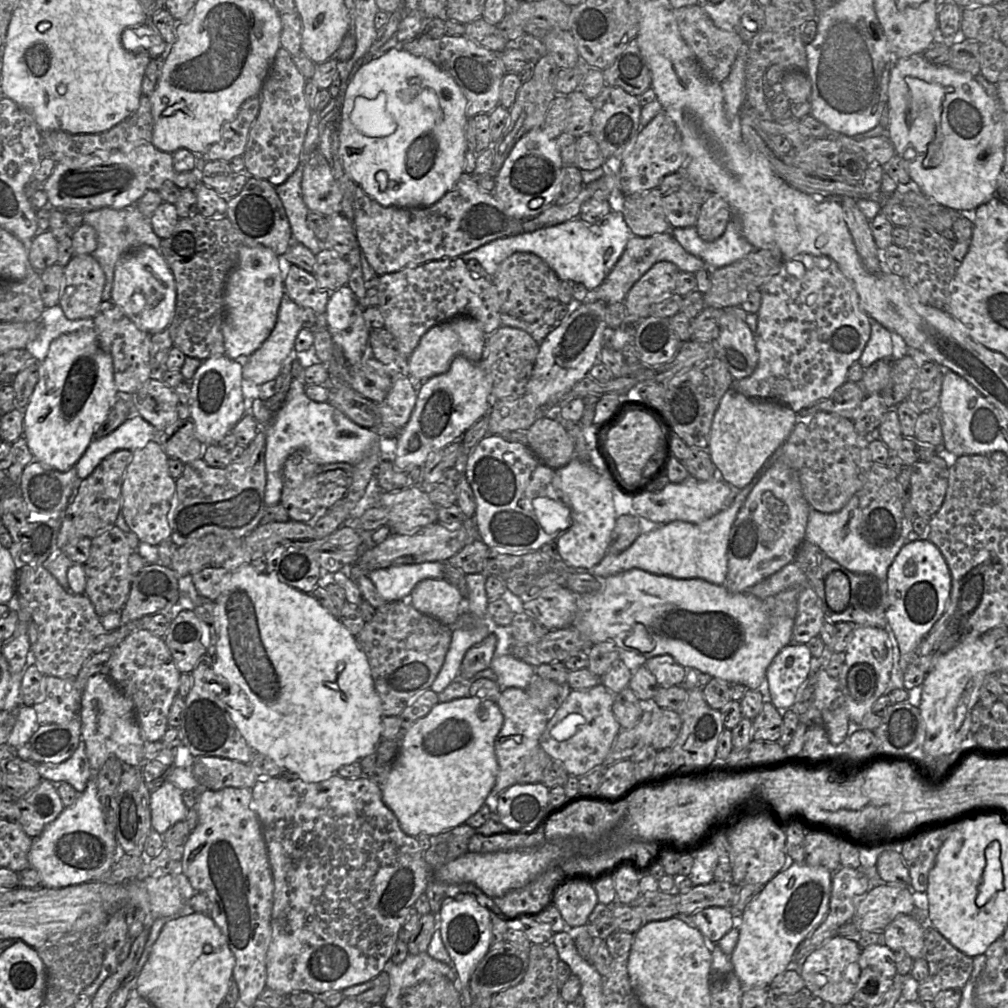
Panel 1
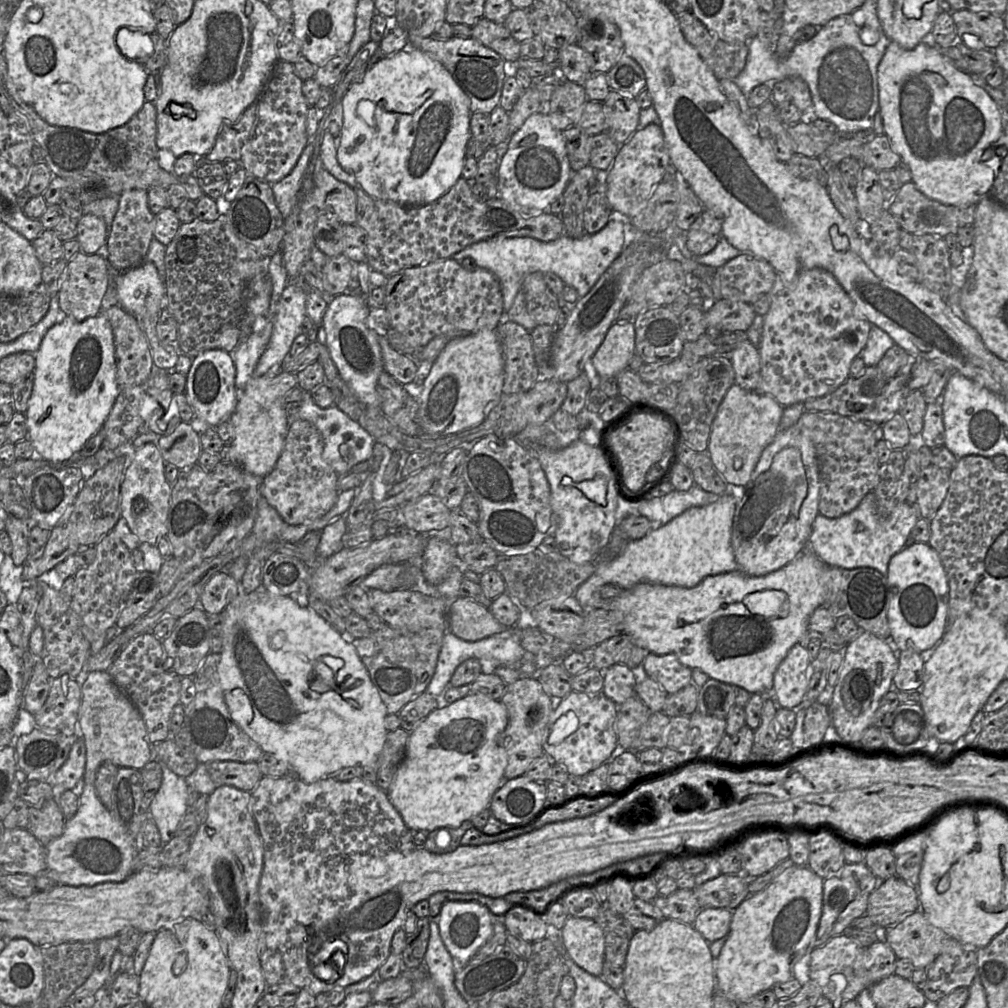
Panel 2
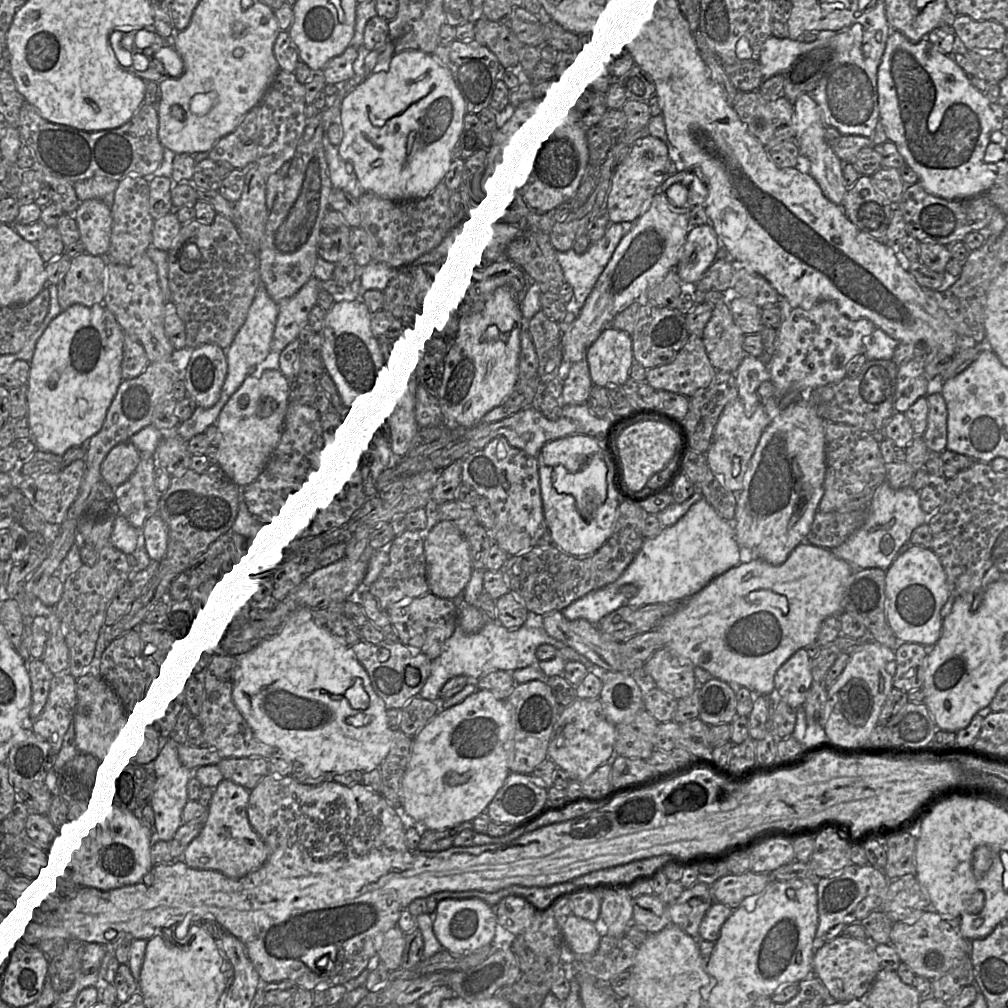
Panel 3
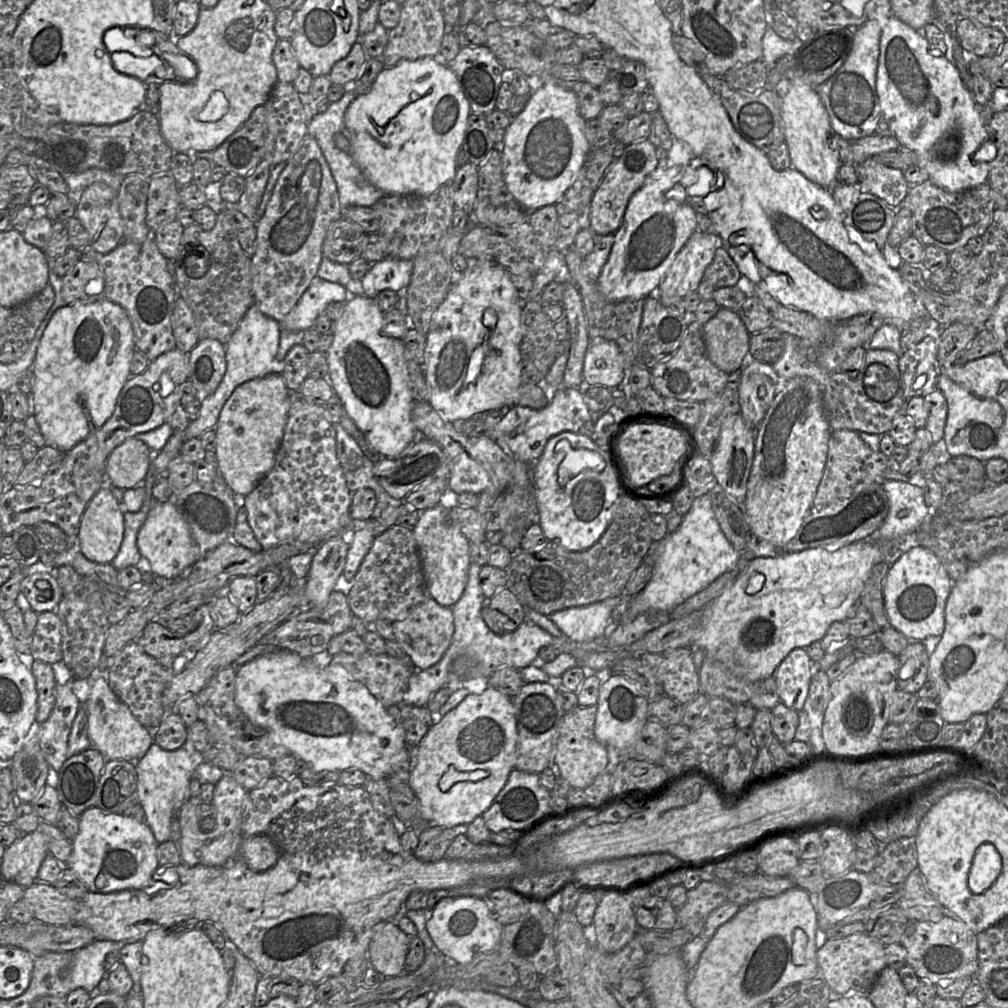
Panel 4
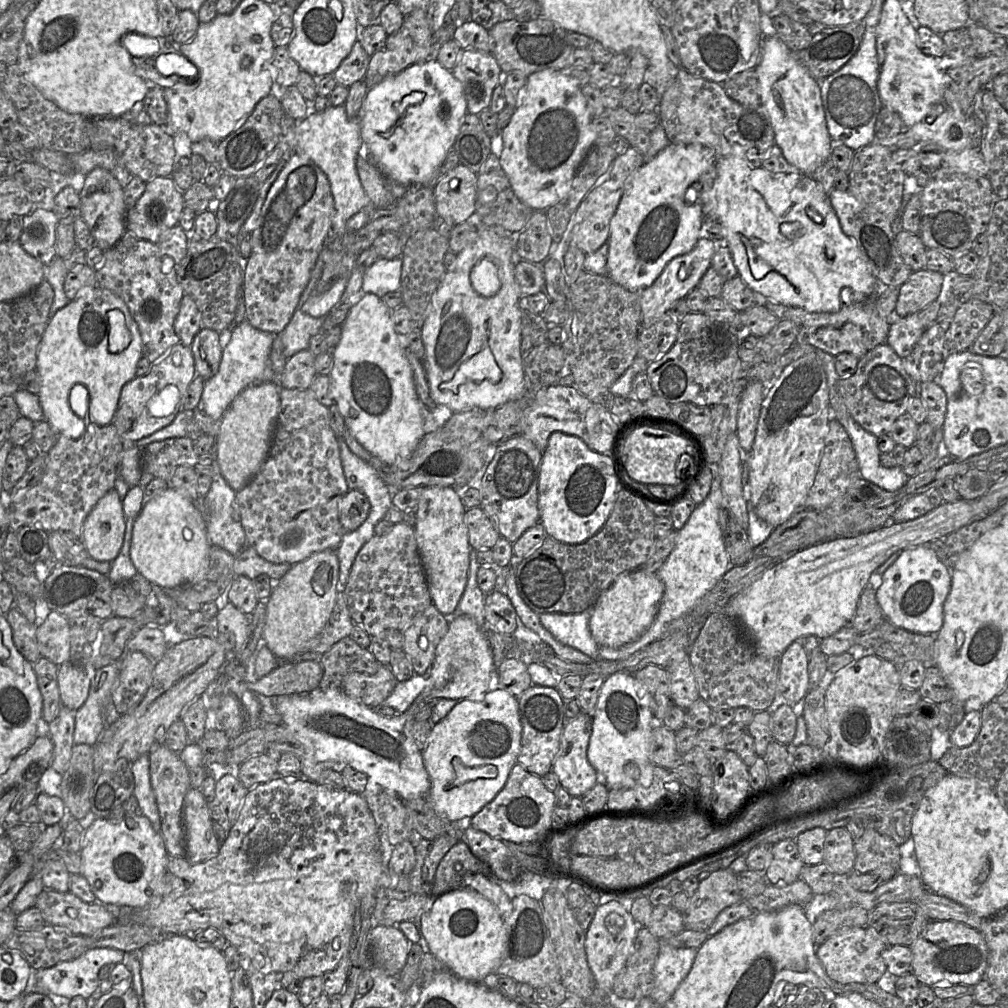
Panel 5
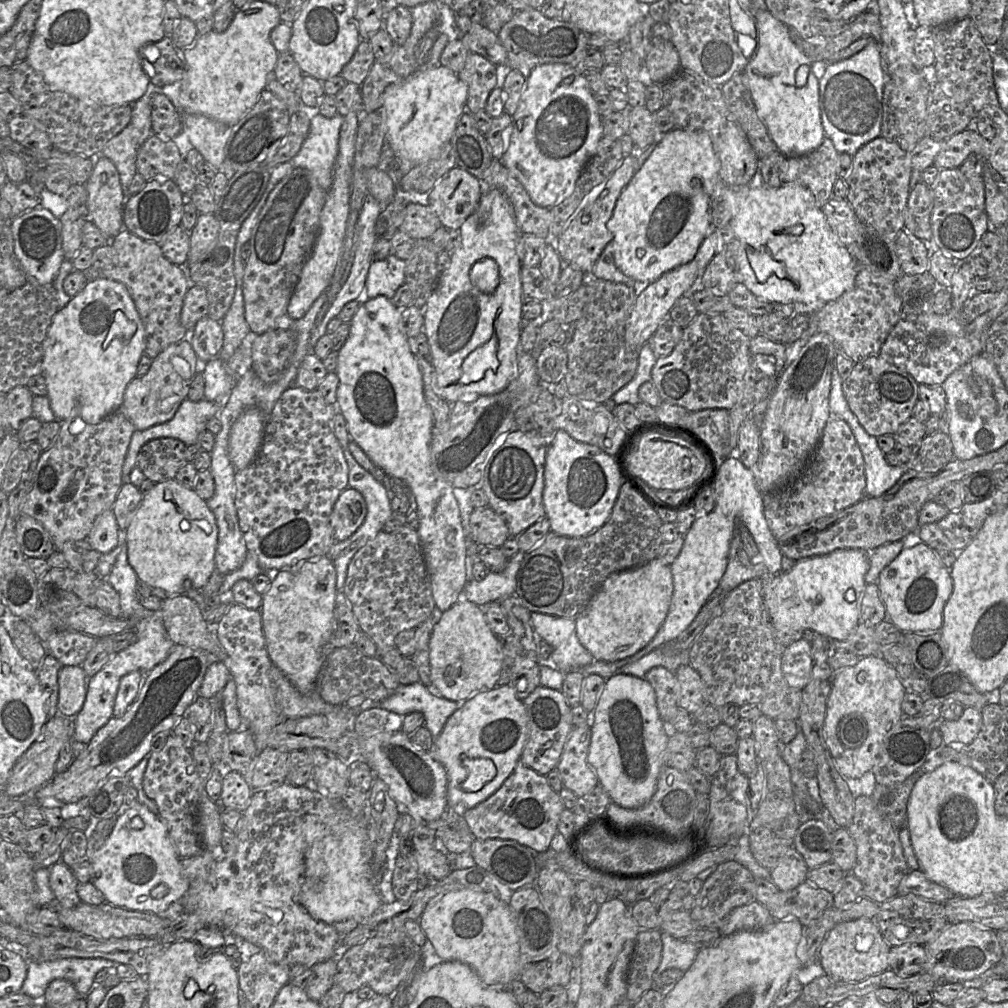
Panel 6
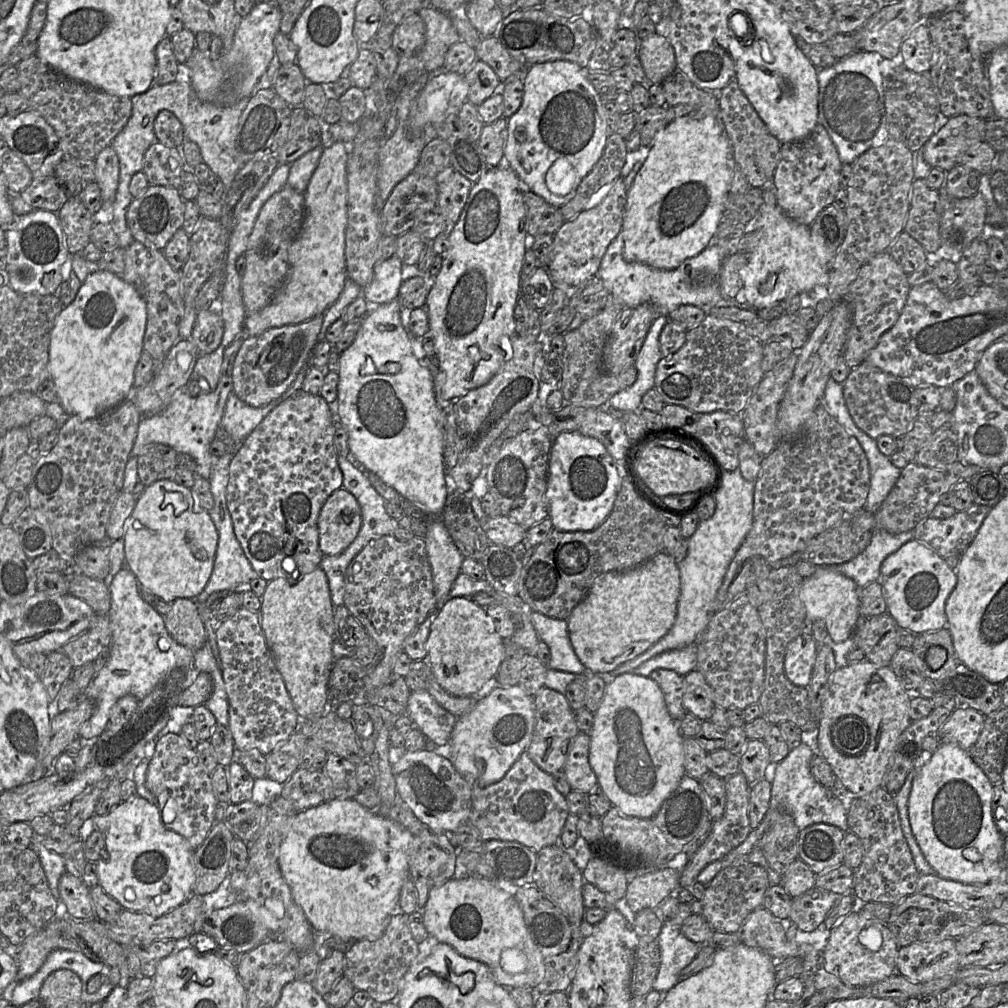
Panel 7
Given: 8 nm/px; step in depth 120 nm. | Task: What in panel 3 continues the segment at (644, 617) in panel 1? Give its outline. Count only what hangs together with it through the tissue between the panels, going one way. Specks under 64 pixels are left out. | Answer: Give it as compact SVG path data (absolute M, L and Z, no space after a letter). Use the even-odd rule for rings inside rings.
M803 542L798 545L789 555L787 560L779 565L773 566L768 562L757 559L749 563L740 563L727 572L713 579L702 590L682 601L672 614L663 618L656 627L664 635L664 647L669 648L676 654L688 659L693 665L699 666L710 673L714 678L720 679L733 686L742 686L755 695L769 696L775 693L774 676L777 670L796 651L817 641L822 622L829 616L838 615L843 610L843 597L847 580L853 572L852 566L836 557L830 549L817 547Z

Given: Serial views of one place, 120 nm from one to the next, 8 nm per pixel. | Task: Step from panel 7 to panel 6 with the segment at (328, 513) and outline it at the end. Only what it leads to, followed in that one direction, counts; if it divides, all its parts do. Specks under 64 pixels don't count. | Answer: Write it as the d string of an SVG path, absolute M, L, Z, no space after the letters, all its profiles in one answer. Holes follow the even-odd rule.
M351 488L344 489L330 514L330 524L336 542L349 538L363 523L367 514L367 505L362 494Z

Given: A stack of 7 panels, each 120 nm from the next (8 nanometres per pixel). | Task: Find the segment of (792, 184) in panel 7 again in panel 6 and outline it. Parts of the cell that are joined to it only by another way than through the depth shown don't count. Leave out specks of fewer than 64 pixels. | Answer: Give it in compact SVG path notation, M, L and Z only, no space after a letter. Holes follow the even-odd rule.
M824 137L821 145L804 155L787 157L784 183L795 182L807 188L818 208L833 196L838 179L838 152L832 141Z

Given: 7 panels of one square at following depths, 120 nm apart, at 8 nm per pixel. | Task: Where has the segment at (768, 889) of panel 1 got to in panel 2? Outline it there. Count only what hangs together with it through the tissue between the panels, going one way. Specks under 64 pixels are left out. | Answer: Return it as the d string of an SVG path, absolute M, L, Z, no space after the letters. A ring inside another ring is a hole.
M808 866L786 869L764 890L750 895L732 911L730 931L720 955L715 959L716 990L729 1000L745 1004L762 991L773 989L776 984L787 982L793 977L795 964L812 948L816 936L823 904L824 879Z

